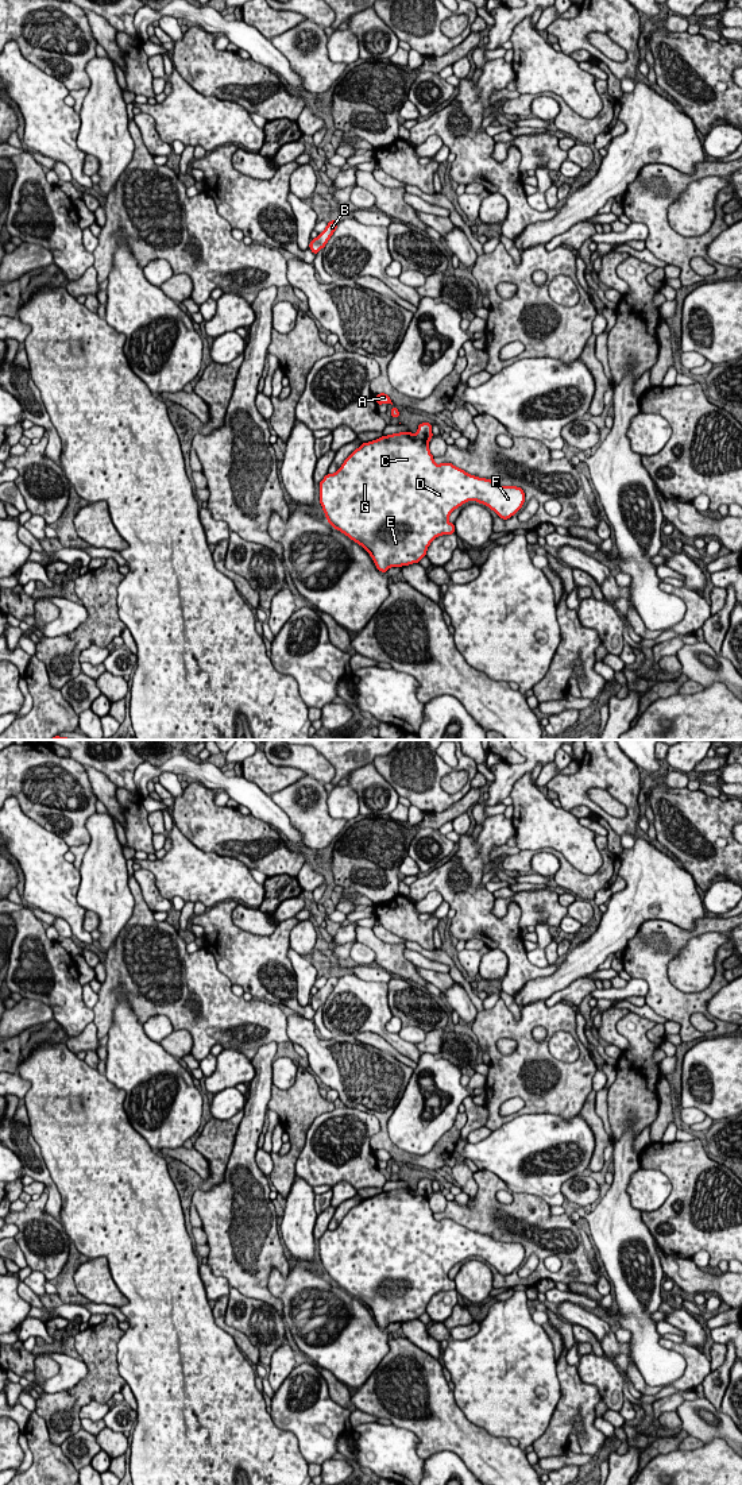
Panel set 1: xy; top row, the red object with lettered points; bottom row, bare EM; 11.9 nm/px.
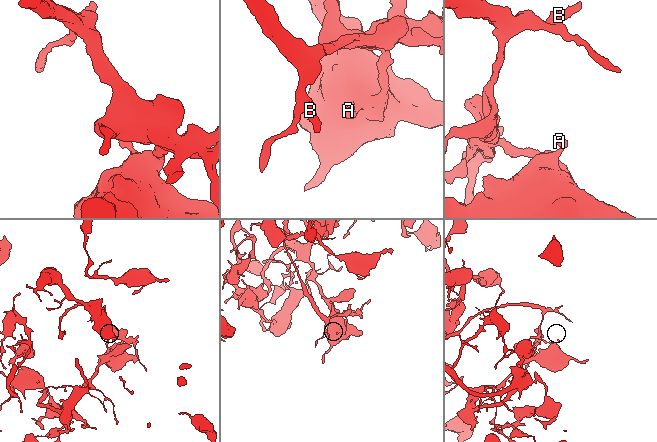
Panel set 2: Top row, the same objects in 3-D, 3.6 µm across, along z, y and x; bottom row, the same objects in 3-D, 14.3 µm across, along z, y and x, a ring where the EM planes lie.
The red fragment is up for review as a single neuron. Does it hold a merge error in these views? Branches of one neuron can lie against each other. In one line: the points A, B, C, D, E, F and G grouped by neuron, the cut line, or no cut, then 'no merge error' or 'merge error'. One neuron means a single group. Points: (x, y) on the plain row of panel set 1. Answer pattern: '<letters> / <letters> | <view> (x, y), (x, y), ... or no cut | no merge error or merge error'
A C D E F G / B | xy (412, 1191), (428, 1198) | merge error

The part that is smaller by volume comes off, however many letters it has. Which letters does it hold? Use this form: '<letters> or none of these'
B

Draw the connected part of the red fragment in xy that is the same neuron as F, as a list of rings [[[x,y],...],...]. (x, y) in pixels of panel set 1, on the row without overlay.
[[[410,1187],[383,1191],[376,1196],[363,1199],[335,1230],[326,1230],[318,1241],[320,1260],[328,1278],[362,1301],[380,1328],[387,1328],[390,1323],[418,1319],[426,1312],[428,1303],[437,1292],[455,1289],[455,1280],[451,1280],[448,1273],[468,1257],[475,1256],[487,1261],[502,1276],[518,1269],[525,1258],[521,1243],[495,1241],[491,1235],[471,1231],[448,1218],[436,1220],[428,1197],[414,1195]]]

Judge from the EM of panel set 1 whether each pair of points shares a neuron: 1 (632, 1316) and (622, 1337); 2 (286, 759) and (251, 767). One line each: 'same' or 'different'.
1: different
2: different

